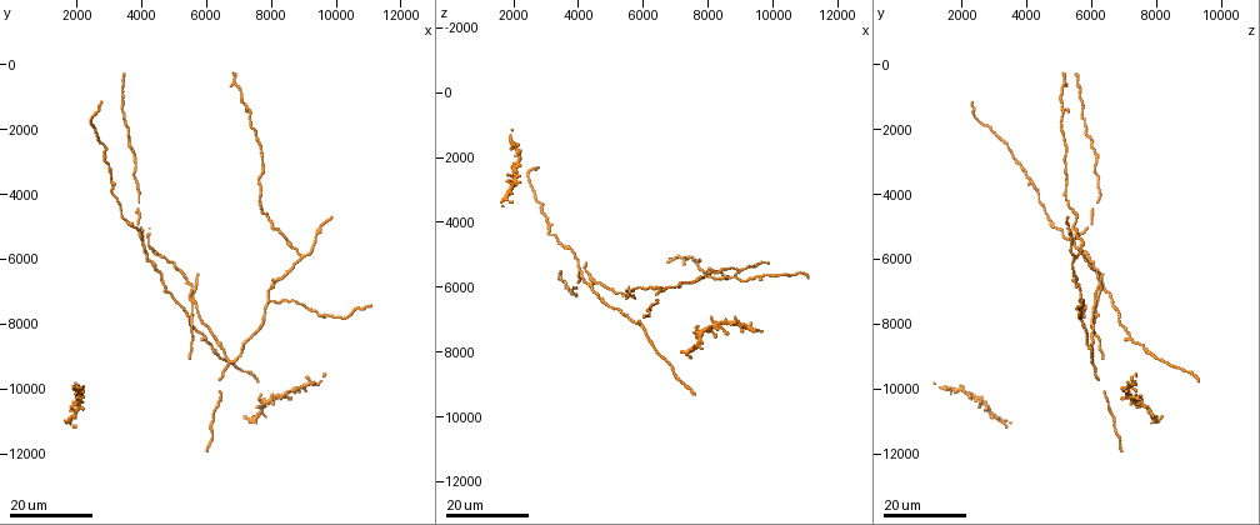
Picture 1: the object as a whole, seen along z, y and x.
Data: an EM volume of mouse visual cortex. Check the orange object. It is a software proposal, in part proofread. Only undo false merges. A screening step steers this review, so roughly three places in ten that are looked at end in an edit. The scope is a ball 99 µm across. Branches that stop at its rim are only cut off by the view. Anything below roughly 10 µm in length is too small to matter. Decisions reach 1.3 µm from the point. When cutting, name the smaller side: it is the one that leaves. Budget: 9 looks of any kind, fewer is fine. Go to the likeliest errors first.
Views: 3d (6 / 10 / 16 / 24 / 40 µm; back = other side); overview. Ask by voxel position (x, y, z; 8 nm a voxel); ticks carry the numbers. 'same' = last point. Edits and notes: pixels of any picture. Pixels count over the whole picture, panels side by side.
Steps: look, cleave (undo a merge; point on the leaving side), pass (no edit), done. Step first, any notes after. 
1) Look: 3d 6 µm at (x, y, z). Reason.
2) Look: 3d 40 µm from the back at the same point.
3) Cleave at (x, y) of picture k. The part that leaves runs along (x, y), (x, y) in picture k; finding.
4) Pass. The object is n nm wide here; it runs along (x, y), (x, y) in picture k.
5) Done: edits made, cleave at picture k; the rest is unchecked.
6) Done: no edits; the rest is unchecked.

Look: 3d 24 µm at (5500, 7300, 6200). Four arms meet.

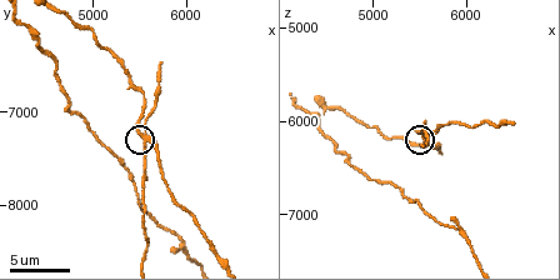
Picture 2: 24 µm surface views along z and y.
Look: 3d 10 µm at the same point.

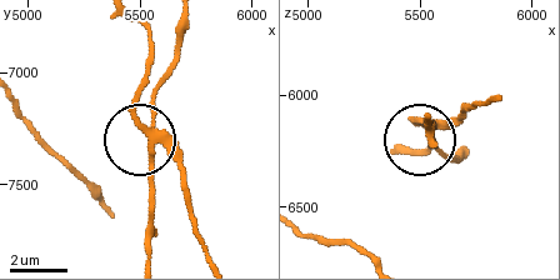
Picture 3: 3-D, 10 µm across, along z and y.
Cleave at (153, 106) of picture 3. 4 arms meet here; the part that leaves runs along (151, 146), (151, 259) in picture 3; a second neuron is stuck on.

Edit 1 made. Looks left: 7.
Look: overview. See it whole again.

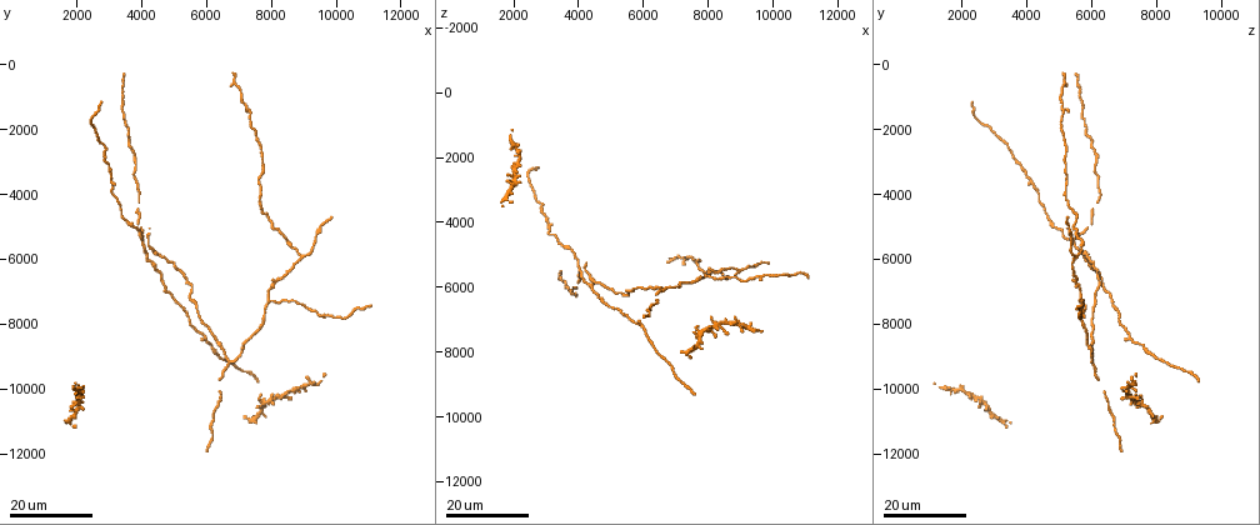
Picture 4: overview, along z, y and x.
Look: 3d 16 µm at (4000, 5700, 5500). Arms part here.

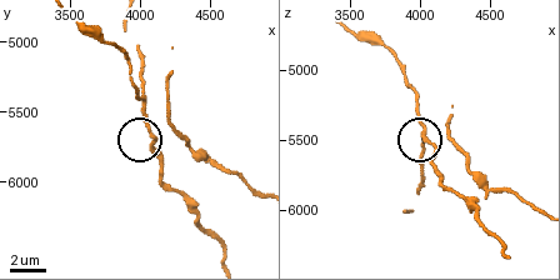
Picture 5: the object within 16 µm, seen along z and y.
Look: 3d 6 µm at (4080, 5660, 5520).

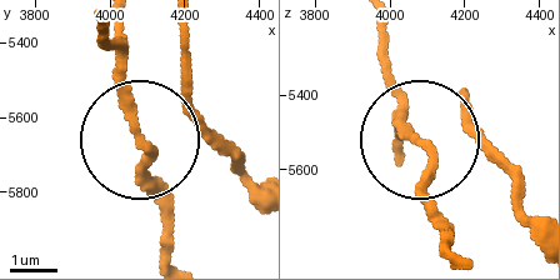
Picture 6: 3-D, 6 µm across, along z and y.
Pass. 3 arms meet here; one neuron here.

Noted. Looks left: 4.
Look: 3d 24 µm at (8000, 7300, 5600). A fork.

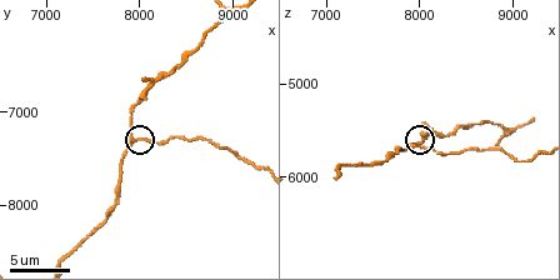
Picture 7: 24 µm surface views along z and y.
Look: 3d 10 µm at (7950, 7300, 5650). Closer look.

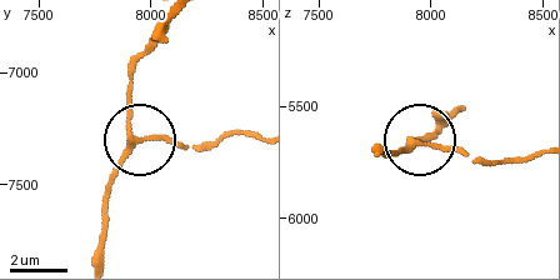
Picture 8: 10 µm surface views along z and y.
Pass. The object is 180 nm wide here; it runs along (381, 151), (391, 156), (434, 143), (483, 156) in picture 8; one neuron here.

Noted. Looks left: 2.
Look: 3d 24 µm at (9000, 5900, 5600). Three-way junction.

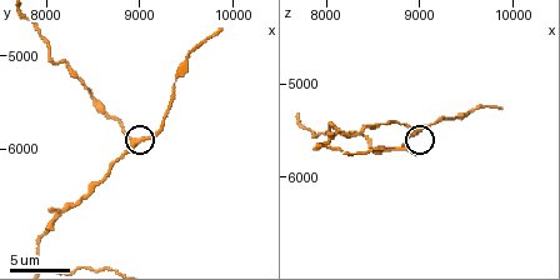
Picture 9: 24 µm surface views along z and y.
Look: 3d 10 µm at (8950, 5900, 5550).

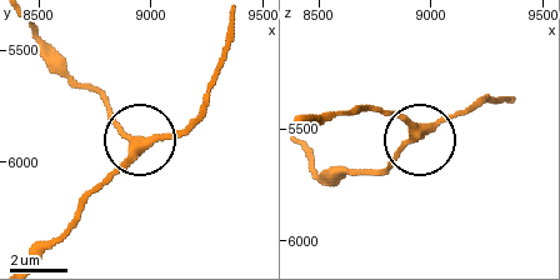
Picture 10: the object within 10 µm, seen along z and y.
Pass. The object is 270 nm wide here; continuous, no second neuron.

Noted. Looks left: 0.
Done: edits made, cleave at picture 3; the rest is unchecked.

